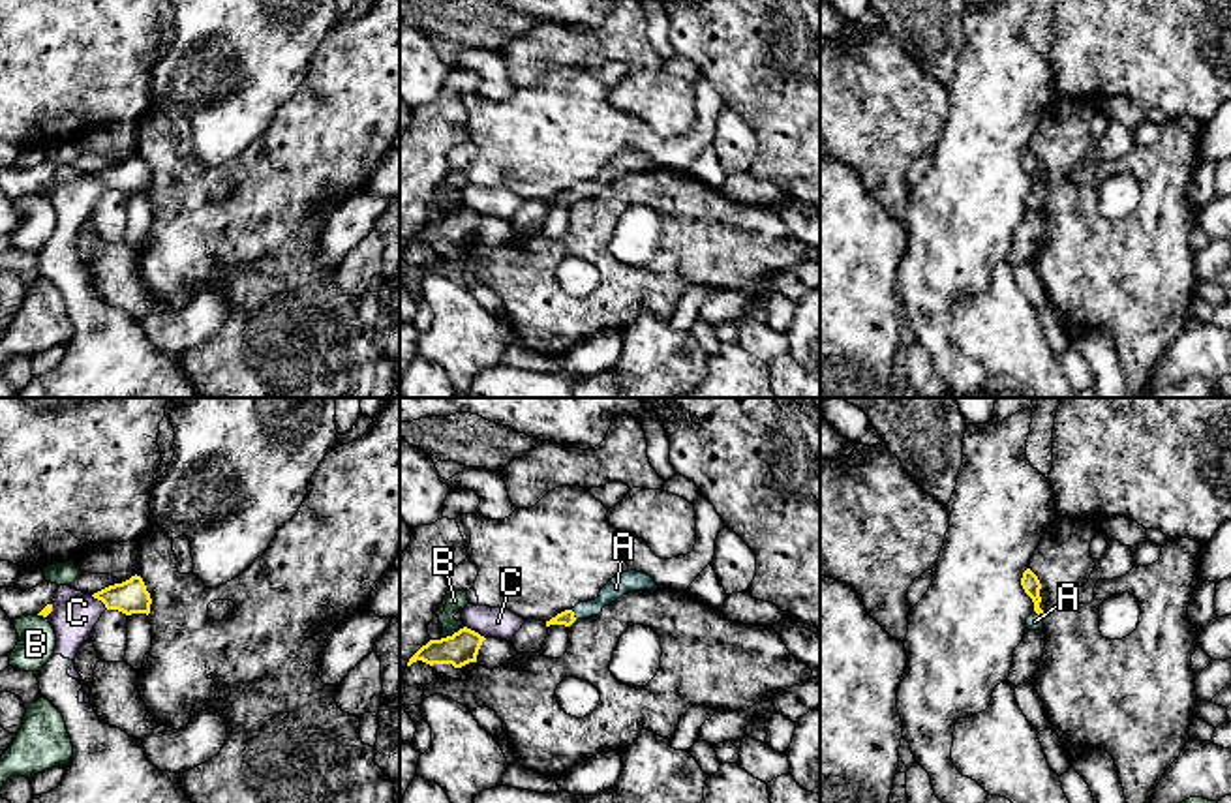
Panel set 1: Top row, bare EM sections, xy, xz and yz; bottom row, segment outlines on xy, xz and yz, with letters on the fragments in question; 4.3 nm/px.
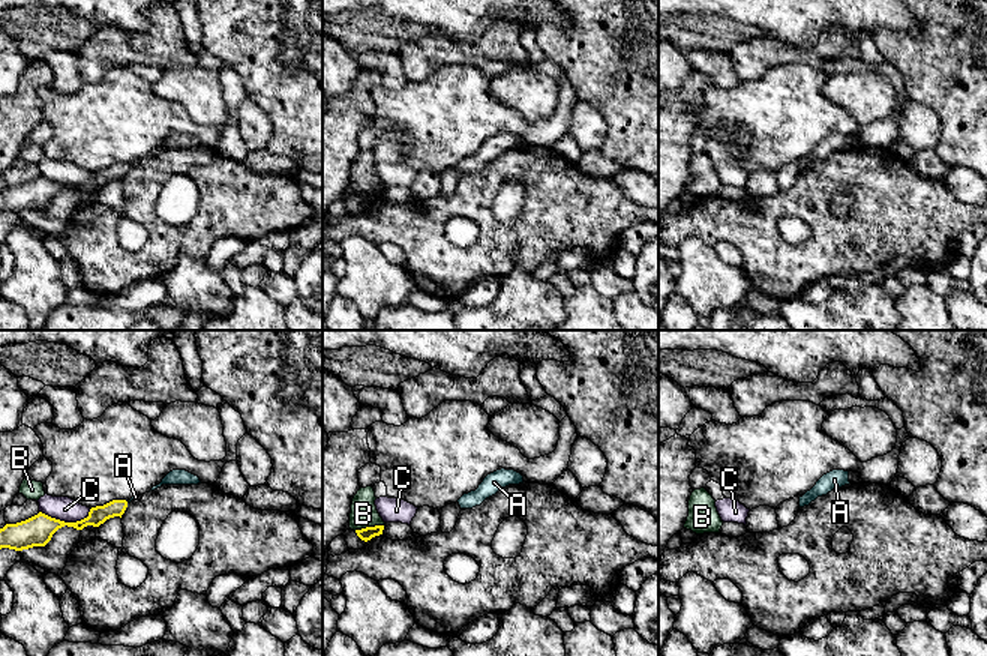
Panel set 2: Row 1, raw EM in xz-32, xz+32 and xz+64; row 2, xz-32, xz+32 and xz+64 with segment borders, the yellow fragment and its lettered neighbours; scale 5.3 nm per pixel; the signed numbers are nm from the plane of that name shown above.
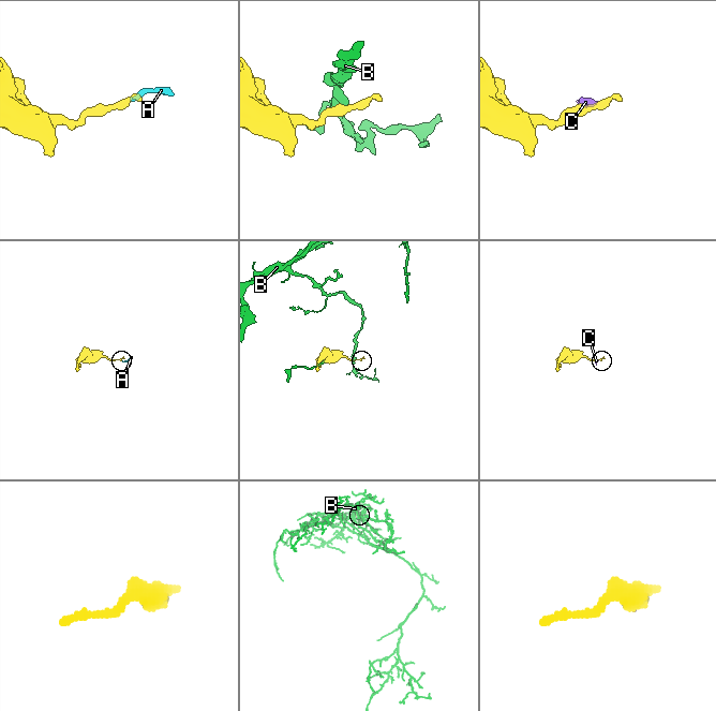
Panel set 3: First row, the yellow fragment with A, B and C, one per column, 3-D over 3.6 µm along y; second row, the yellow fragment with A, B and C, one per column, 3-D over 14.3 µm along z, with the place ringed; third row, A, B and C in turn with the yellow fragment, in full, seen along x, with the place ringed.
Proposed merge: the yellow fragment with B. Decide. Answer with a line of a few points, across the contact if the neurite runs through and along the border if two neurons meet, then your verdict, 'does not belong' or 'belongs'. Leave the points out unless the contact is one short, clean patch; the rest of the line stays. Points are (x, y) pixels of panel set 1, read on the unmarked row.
line xz (464, 205), (440, 220); does not belong

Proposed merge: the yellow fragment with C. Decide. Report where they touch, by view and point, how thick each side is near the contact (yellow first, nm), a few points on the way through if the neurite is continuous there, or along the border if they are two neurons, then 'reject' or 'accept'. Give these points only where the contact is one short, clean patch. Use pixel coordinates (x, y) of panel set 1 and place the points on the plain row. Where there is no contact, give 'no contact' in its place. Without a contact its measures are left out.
xz (473, 211) | 140/130 nm | along xz (466, 205), (485, 218) | reject

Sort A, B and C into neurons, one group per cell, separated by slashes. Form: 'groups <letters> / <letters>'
groups A / B / C

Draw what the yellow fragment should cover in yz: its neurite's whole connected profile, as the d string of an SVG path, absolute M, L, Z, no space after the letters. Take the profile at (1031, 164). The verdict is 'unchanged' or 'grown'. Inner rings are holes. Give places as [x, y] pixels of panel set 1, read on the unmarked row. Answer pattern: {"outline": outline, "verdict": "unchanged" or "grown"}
{"outline": "M1026 148L1023 152L1021 165L1023 165L1025 173L1034 182L1034 191L1026 197L1026 208L1028 210L1041 210L1045 206L1043 205L1043 195L1045 193L1040 188L1040 182L1041 182L1041 176L1040 176L1041 163L1040 163L1038 156L1030 148Z", "verdict": "grown"}

